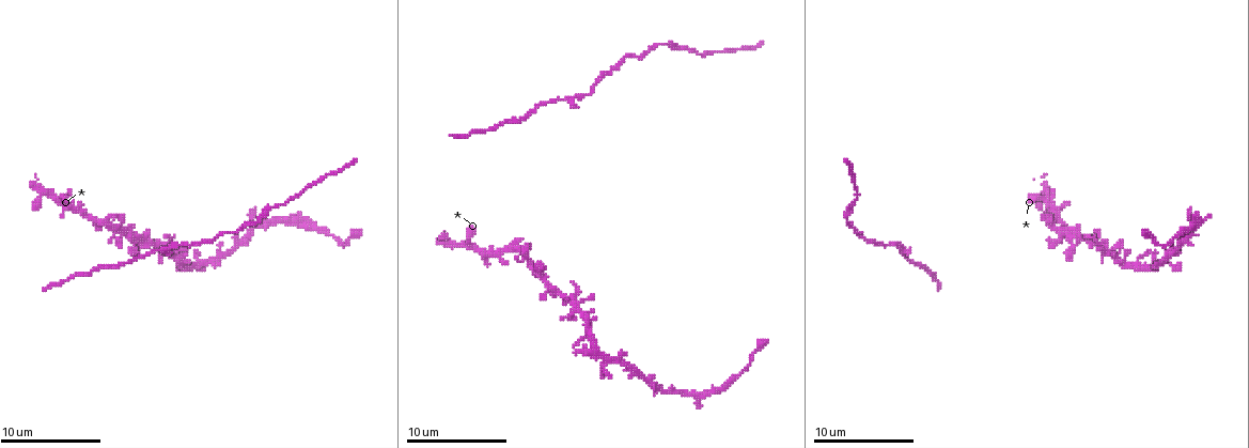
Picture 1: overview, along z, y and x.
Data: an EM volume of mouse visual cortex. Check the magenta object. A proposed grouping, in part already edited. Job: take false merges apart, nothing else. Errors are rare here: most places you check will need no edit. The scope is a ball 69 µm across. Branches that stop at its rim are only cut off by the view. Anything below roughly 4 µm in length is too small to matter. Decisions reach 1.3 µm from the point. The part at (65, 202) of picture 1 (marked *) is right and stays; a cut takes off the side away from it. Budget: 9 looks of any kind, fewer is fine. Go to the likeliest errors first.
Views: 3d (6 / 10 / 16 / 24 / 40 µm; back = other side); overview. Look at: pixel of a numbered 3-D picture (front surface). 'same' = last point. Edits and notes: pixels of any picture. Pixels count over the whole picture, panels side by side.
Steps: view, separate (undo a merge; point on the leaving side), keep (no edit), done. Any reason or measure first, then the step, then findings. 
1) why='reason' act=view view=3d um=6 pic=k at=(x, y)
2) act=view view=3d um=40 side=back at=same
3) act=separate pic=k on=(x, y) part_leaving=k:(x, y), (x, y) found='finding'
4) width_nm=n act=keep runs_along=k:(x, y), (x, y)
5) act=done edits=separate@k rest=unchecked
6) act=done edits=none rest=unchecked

why='calibre changes' act=view view=3d um=16 pic=1 at=(176, 244)

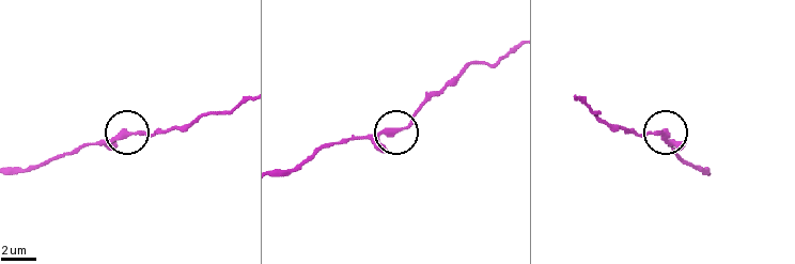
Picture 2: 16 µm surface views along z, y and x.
act=keep found='continuous, no second neuron'

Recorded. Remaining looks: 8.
why='sudden change in width' act=view view=3d um=10 pic=1 at=(1076, 232)

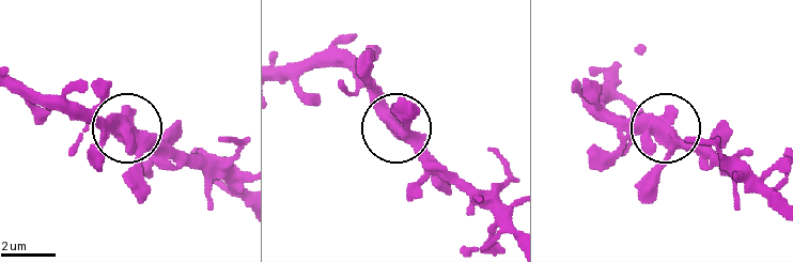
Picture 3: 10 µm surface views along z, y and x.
why='zoom in' act=view view=3d um=6 at=same

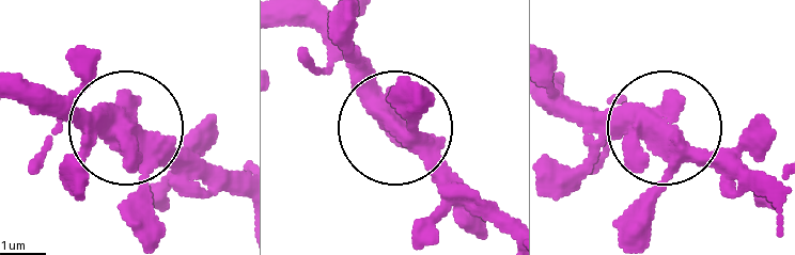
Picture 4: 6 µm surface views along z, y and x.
act=keep found='one neuron here'

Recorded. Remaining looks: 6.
why='sudden change in width' act=view view=3d um=16 pic=1 at=(920, 267)

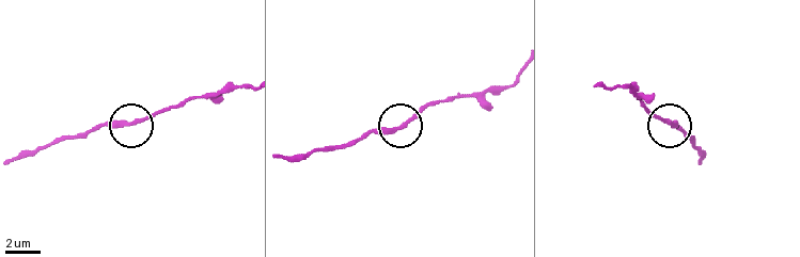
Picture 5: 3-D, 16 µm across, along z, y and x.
why='from behind' act=view view=3d um=16 side=back pic=5 at=(671, 121)

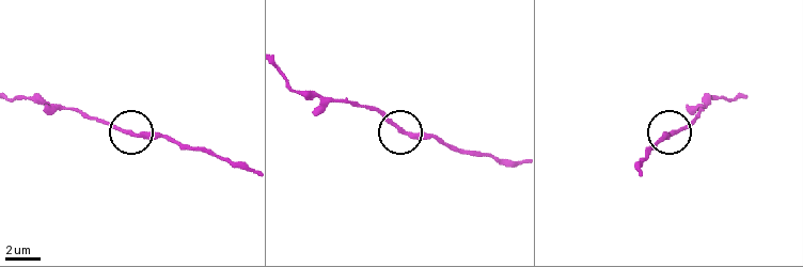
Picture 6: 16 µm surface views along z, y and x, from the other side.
act=keep found='one neuron here'

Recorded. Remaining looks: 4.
why='three arms meet' act=view view=3d um=6 pic=1 at=(235, 249)

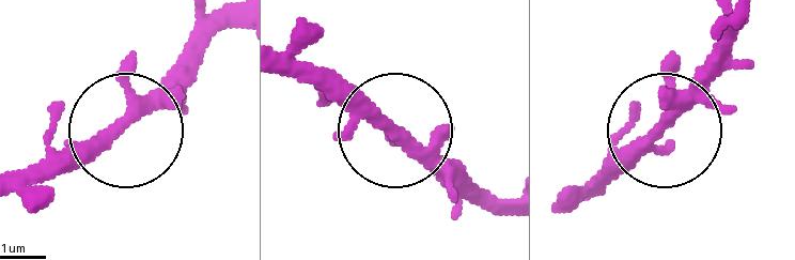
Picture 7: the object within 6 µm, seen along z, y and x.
act=view view=3d um=6 side=back pic=7 at=(124, 124)

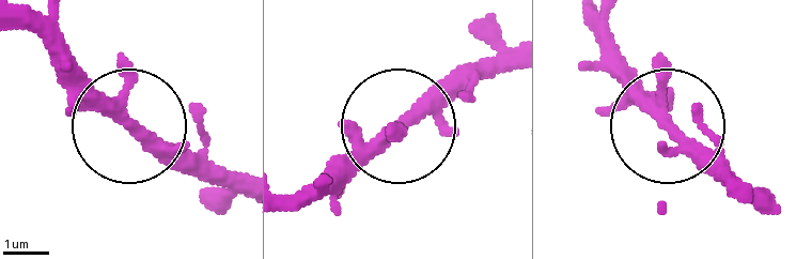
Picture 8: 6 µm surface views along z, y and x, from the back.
width_nm=240 act=keep runs_along=8:(513, 45), (443, 79), (332, 191) found='one neuron here'

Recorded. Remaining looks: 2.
act=done edits=none rest=unchecked

